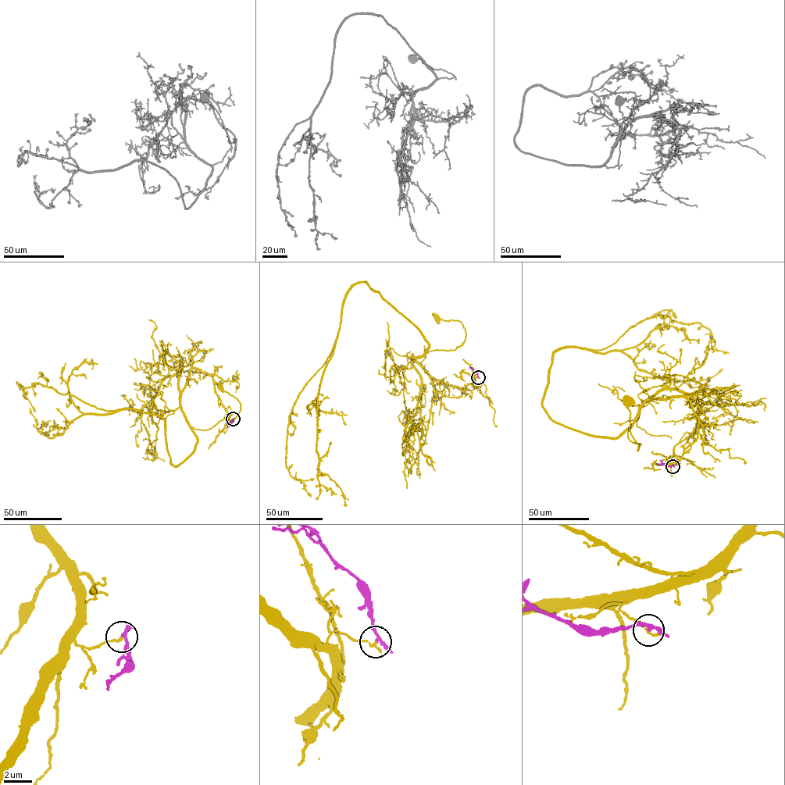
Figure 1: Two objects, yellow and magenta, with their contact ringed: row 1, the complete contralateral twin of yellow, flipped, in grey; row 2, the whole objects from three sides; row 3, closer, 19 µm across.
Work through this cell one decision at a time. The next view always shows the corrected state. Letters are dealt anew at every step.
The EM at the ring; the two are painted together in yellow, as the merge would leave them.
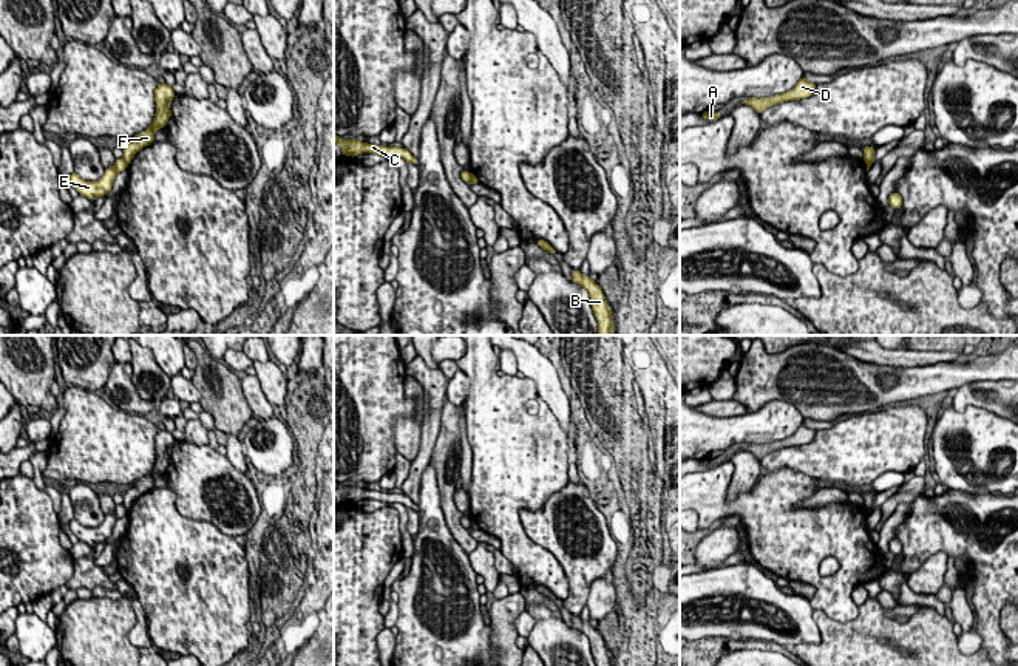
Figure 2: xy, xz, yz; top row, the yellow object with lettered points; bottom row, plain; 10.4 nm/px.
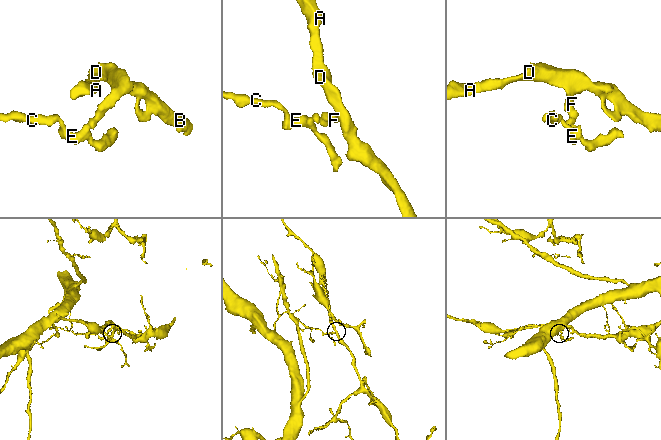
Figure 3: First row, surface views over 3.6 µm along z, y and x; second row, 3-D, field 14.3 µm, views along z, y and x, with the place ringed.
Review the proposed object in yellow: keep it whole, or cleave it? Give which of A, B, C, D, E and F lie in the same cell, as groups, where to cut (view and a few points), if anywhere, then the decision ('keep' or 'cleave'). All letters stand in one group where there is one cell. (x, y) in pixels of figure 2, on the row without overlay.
A B D F / C E | xy (122, 504), (127, 510) | cleave

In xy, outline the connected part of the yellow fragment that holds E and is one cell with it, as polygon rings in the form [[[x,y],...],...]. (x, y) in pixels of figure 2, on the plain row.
[[[116,505],[116,510],[111,515],[107,515],[103,522],[99,527],[83,527],[76,518],[70,521],[70,530],[79,538],[79,541],[87,542],[90,547],[94,547],[99,542],[105,542],[111,536],[116,521],[122,516],[127,516],[127,508],[124,505]]]

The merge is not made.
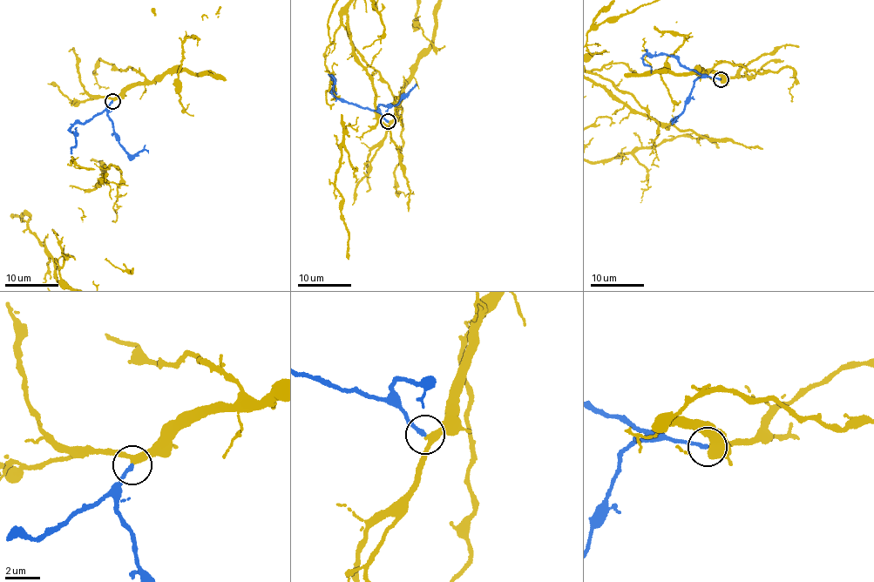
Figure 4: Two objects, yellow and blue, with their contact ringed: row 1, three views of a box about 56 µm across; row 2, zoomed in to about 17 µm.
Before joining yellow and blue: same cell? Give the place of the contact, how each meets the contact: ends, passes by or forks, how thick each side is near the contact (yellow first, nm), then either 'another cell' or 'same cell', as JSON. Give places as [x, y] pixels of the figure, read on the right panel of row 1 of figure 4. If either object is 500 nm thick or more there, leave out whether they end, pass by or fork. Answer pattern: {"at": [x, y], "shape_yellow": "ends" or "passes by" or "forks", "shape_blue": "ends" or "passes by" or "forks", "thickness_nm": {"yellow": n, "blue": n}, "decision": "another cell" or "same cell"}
{"at": [721, 79], "shape_yellow": "passes by", "shape_blue": "ends", "thickness_nm": {"yellow": 300, "blue": 220}, "decision": "same cell"}

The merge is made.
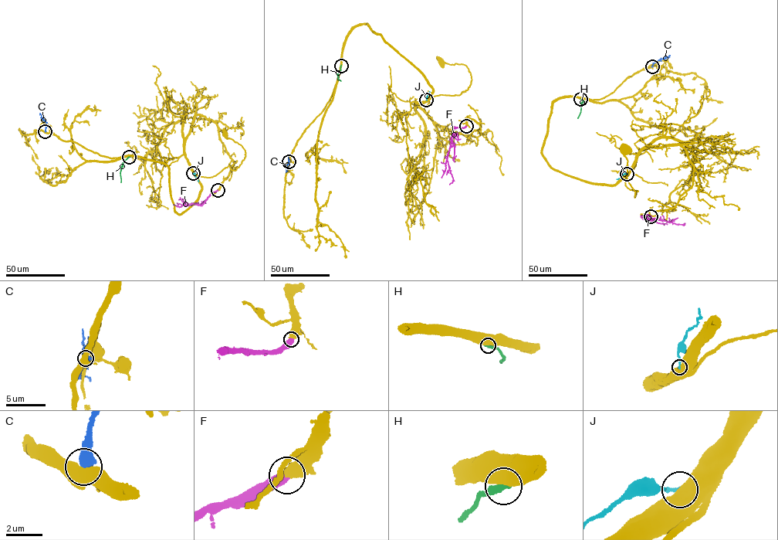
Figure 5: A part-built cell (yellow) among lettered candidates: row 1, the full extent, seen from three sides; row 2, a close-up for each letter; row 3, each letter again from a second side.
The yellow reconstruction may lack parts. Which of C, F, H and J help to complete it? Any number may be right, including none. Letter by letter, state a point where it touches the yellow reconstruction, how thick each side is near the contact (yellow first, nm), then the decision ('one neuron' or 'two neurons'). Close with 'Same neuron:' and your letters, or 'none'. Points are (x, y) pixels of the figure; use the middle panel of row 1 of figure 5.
C: (289, 161) | 480/650 nm | two neurons
F: (466, 126) | 550/550 nm | one neuron
H: (341, 66) | 750/420 nm | two neurons
J: (426, 100) | 800/200 nm | two neurons
Same neuron: F

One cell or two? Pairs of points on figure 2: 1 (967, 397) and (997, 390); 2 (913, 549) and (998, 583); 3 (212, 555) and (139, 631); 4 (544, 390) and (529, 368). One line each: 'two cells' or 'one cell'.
1: one cell
2: one cell
3: two cells
4: one cell

